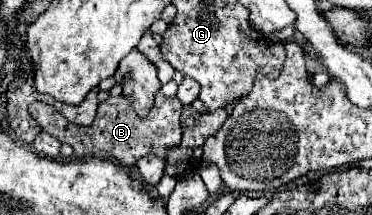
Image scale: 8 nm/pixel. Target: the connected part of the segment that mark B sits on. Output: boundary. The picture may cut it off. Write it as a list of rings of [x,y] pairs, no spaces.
[[[162,93],[156,95],[154,107],[150,109],[150,115],[140,119],[136,111],[132,109],[130,101],[120,95],[120,97],[108,97],[98,105],[98,115],[90,127],[80,127],[76,123],[70,123],[64,115],[60,115],[52,105],[44,101],[34,101],[28,105],[28,113],[36,119],[36,123],[54,135],[60,143],[66,143],[74,149],[78,159],[86,157],[100,157],[100,153],[124,167],[136,165],[136,161],[144,155],[158,155],[166,157],[166,151],[174,145],[180,143],[182,139],[182,127],[180,127],[180,113],[182,113],[182,103],[178,97],[164,97]]]

